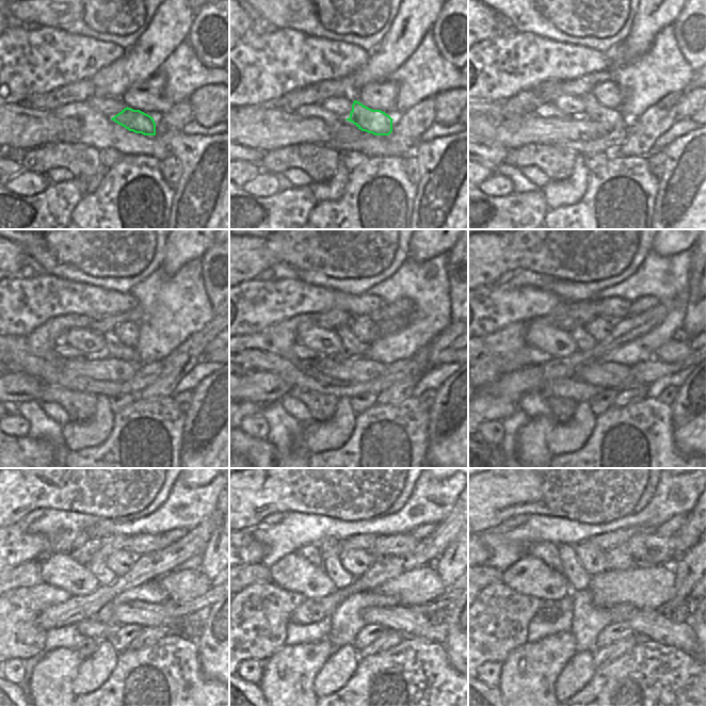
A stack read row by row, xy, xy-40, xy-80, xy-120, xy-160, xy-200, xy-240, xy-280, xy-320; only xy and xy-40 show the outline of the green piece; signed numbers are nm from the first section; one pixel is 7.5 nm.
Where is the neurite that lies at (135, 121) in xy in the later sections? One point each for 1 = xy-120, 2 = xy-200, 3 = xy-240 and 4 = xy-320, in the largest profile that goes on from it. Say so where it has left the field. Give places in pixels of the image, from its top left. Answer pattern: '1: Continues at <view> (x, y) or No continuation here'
1: Continues at xy-120 (115, 349)
2: Continues at xy-200 (584, 341)
3: Continues at xy-240 (97, 566)
4: Continues at xy-320 (578, 578).

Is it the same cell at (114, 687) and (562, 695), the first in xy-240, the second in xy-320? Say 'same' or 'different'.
different

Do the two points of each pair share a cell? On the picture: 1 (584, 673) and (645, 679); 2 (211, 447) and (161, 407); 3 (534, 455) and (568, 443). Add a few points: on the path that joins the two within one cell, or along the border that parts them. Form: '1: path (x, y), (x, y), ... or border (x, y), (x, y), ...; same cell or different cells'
1: border (596, 670), (593, 676), (576, 692); different cells
2: border (186, 413), (180, 450); different cells
3: border (555, 426), (547, 442), (547, 449), (551, 454); different cells

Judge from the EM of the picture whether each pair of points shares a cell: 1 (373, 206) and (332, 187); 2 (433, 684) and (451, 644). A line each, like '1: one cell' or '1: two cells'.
1: two cells
2: two cells

